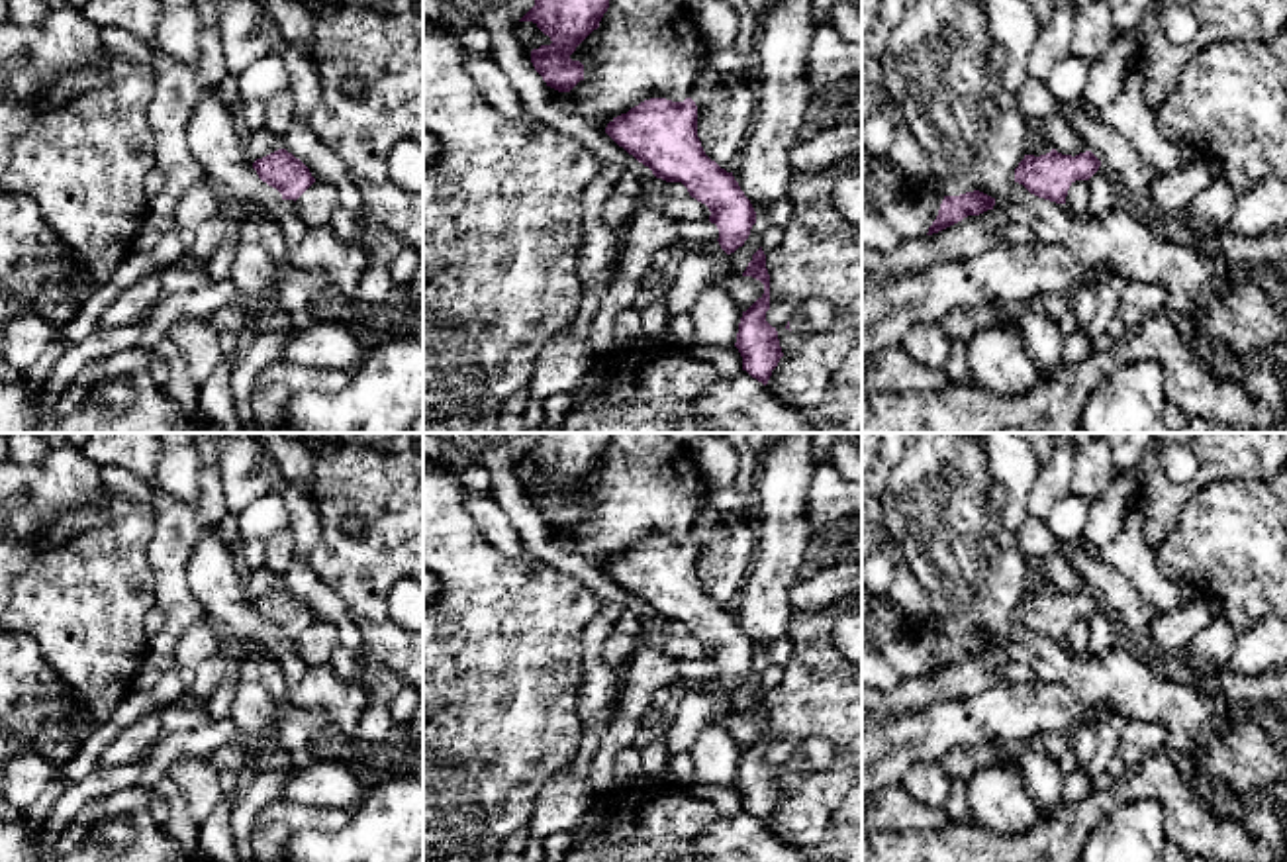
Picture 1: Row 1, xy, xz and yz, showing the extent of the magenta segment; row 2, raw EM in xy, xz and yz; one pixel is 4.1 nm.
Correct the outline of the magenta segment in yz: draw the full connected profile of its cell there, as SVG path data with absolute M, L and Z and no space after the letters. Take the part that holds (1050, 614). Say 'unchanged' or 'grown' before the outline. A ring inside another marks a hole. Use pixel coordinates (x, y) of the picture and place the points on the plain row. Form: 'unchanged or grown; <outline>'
unchanged; M1052 588L1040 596L1025 594L1015 607L1015 621L1038 637L1066 643L1070 625L1075 619L1089 619L1099 605L1101 599L1091 590L1072 596Z

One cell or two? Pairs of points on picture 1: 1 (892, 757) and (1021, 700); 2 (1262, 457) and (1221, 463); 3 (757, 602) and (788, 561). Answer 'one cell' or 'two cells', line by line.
1: one cell
2: one cell
3: one cell

